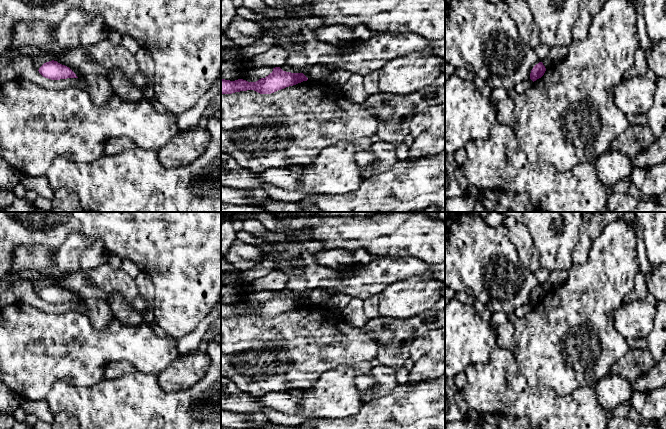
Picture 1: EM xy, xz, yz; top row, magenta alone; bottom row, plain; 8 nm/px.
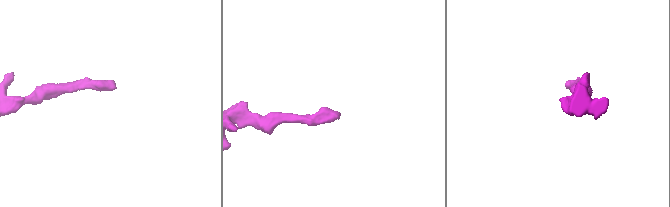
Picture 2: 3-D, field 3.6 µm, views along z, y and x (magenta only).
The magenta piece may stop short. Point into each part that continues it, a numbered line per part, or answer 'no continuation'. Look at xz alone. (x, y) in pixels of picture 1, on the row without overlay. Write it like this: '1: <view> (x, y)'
no continuation

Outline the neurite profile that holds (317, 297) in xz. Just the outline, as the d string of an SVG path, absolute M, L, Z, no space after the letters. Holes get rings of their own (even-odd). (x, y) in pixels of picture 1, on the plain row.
M315 290L304 295L297 295L297 297L303 297L310 304L326 304L326 302L331 298L332 294L322 291Z

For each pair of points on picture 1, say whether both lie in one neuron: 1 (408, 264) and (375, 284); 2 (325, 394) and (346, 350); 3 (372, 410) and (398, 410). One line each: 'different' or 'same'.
1: same
2: different
3: same

